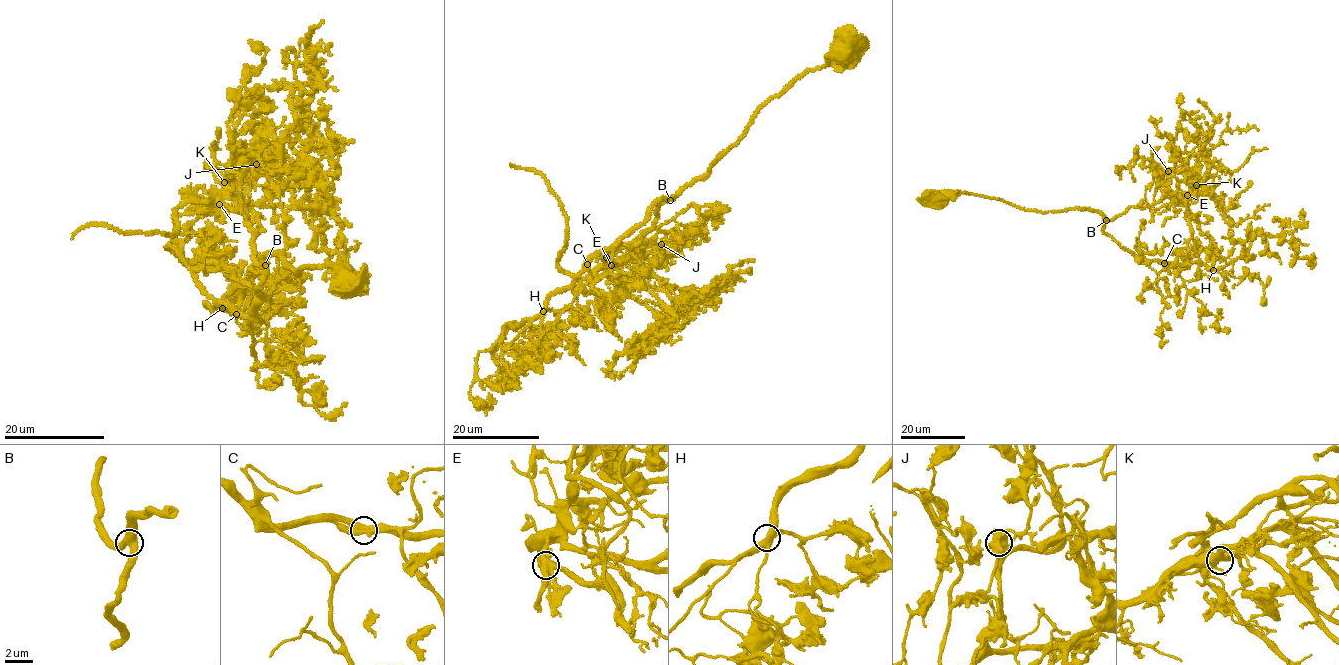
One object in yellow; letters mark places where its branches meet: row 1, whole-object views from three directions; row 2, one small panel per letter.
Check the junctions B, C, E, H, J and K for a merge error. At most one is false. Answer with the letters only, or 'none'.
E

